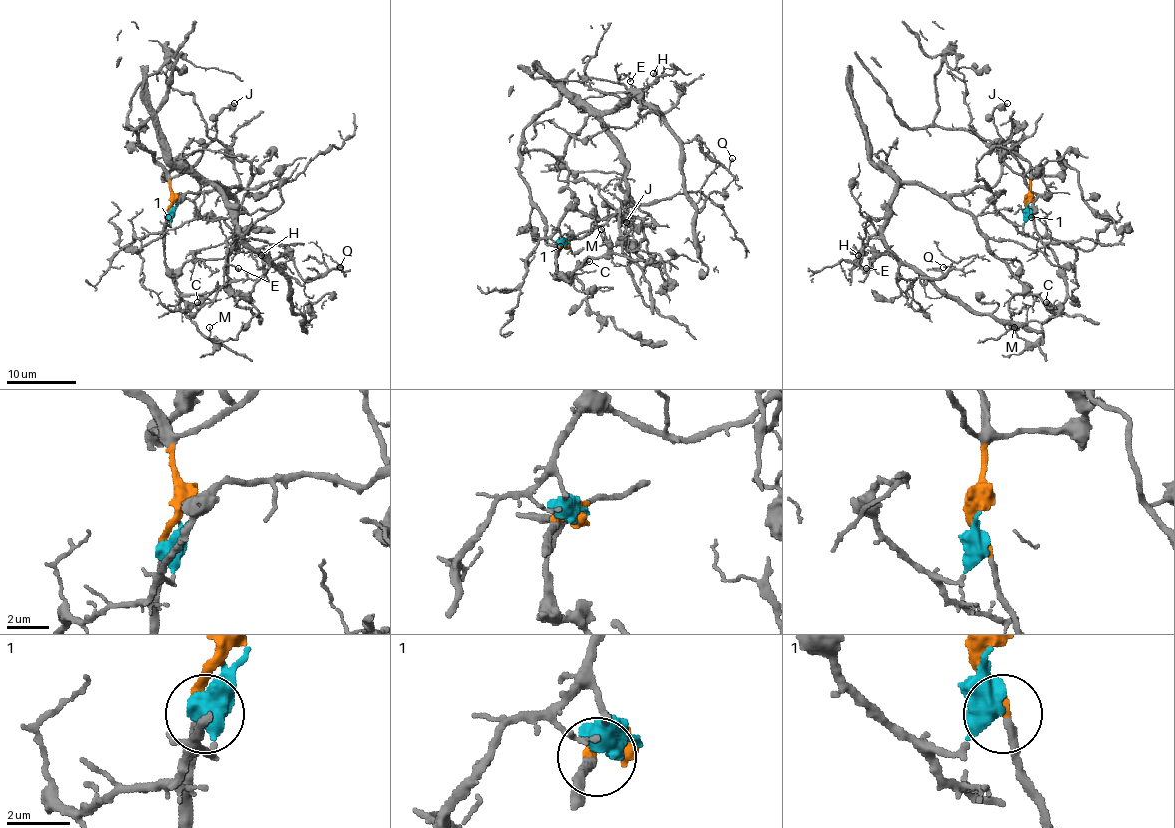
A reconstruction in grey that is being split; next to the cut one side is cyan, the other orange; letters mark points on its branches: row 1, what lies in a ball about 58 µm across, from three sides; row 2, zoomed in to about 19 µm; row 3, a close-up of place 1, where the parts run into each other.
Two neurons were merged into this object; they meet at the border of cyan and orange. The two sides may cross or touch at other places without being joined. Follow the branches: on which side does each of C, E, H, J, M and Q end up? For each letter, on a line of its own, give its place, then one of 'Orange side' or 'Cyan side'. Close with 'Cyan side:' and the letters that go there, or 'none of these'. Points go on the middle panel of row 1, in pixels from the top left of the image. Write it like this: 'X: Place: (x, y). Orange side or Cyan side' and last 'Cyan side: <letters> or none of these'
C: Place: (589, 261). Orange side
E: Place: (630, 81). Cyan side
H: Place: (653, 73). Cyan side
J: Place: (626, 222). Orange side
M: Place: (601, 229). Orange side
Q: Place: (732, 158). Cyan side
Cyan side: E, H, Q

